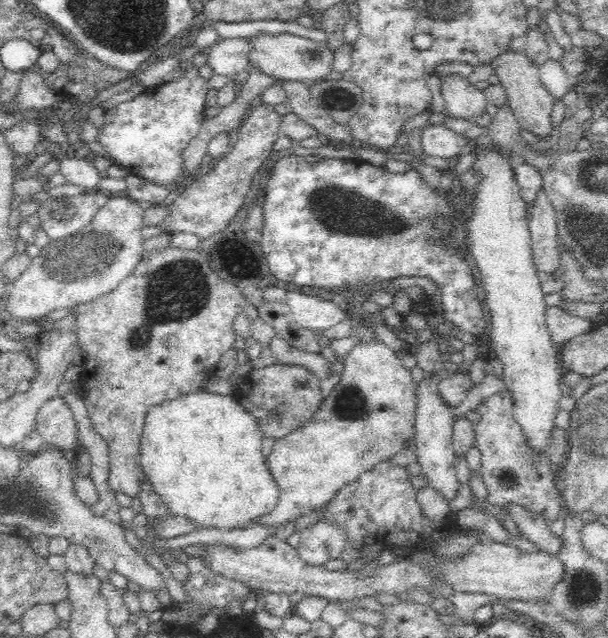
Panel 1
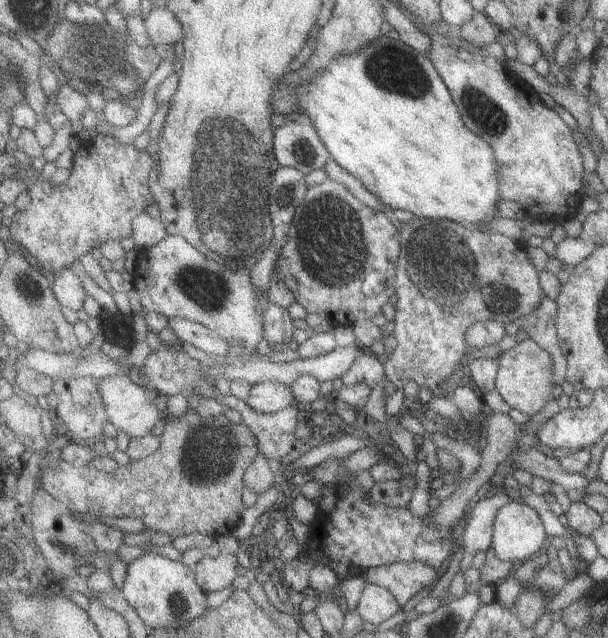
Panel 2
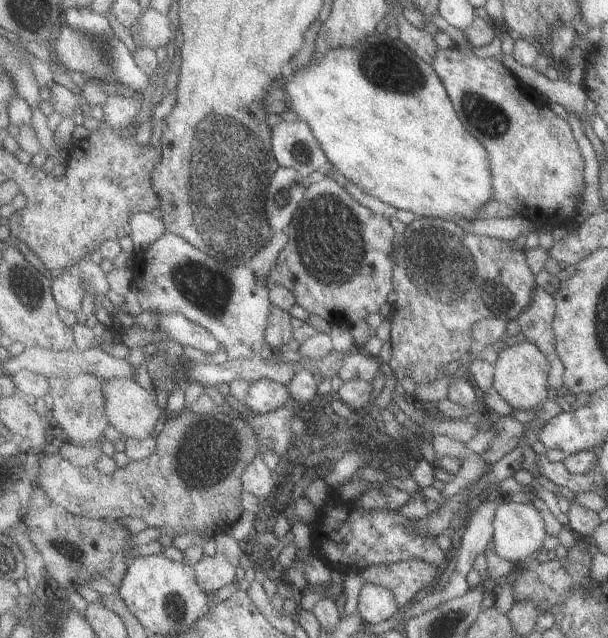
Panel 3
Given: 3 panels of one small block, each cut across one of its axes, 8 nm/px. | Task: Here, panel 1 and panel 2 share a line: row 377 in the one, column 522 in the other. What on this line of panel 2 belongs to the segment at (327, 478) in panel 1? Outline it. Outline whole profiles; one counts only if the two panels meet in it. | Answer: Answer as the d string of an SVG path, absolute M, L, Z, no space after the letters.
M531 338L523 340L515 348L505 350L499 360L497 360L497 380L495 380L495 390L501 394L501 398L511 406L511 410L525 412L529 416L535 416L549 400L559 398L553 396L555 384L553 384L553 360L551 356Z

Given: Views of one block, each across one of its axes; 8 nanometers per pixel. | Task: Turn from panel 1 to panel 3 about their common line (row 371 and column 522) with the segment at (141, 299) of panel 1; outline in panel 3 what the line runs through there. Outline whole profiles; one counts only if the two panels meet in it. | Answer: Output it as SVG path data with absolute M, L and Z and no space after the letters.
M439 50L433 70L443 82L455 112L463 120L465 128L487 148L491 162L491 200L507 204L515 216L529 218L537 224L537 228L545 226L571 226L579 222L579 214L583 210L583 194L585 194L585 174L587 174L587 158L583 156L581 144L575 138L571 124L567 118L557 116L545 98L533 90L529 84L521 82L519 76L509 72L503 64L495 62L495 58L481 58L481 54L459 52L459 50Z

